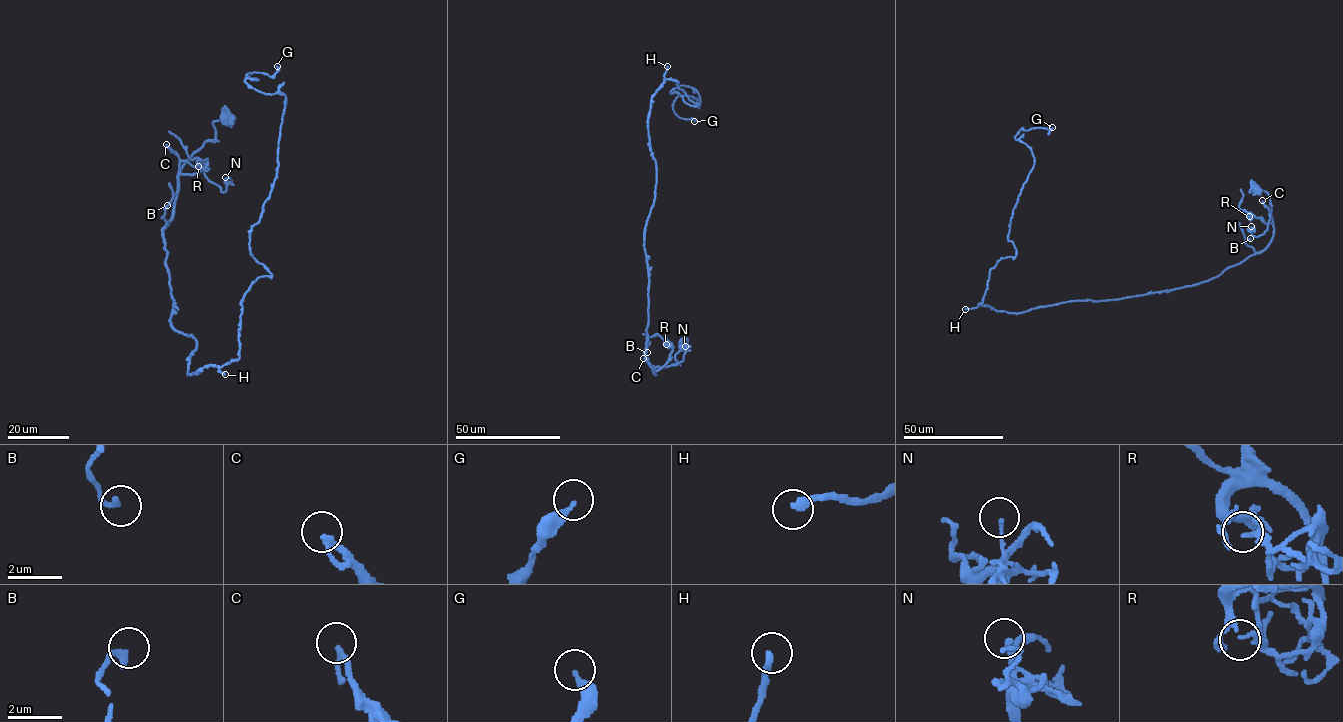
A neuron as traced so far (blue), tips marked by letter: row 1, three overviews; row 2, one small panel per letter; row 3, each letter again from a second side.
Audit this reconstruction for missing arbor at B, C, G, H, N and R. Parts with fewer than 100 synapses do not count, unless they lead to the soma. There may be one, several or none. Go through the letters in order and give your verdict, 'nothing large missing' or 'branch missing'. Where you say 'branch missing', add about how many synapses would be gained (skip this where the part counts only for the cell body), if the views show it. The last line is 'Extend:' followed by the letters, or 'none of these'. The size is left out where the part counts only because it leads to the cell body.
B: nothing large missing
C: nothing large missing
G: nothing large missing
H: branch missing | 200 syn
N: nothing large missing
R: nothing large missing
Extend: H

